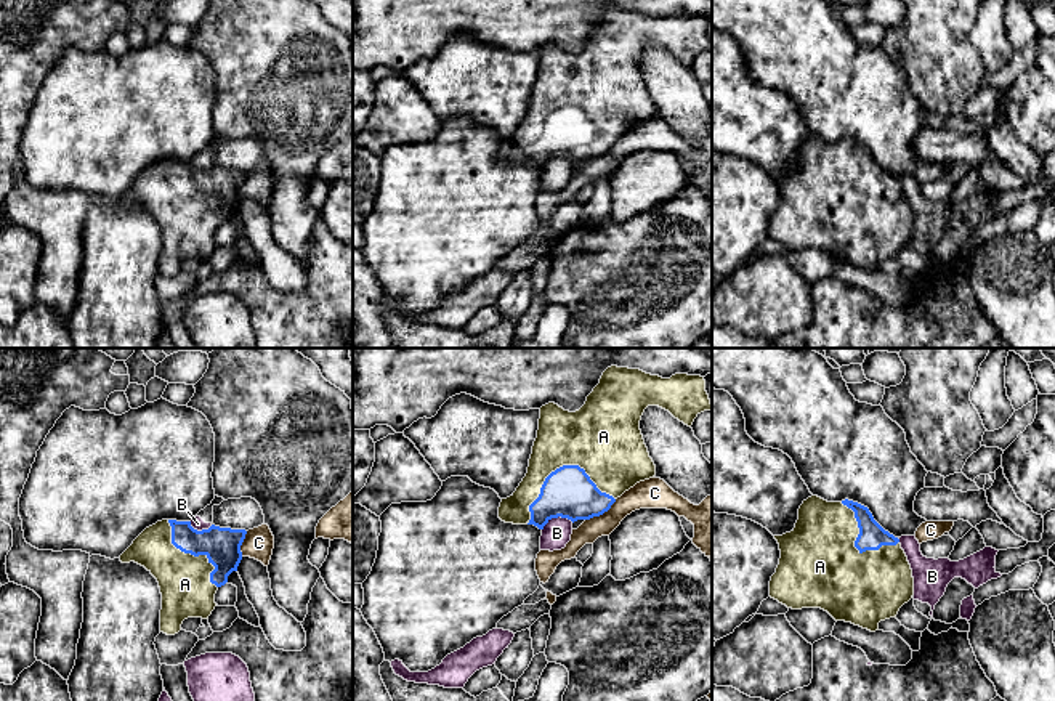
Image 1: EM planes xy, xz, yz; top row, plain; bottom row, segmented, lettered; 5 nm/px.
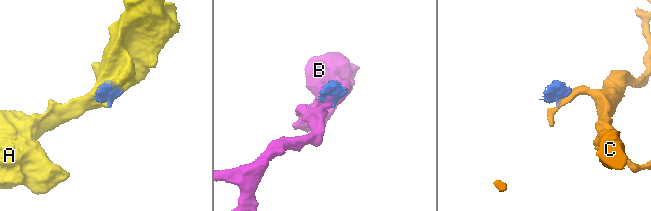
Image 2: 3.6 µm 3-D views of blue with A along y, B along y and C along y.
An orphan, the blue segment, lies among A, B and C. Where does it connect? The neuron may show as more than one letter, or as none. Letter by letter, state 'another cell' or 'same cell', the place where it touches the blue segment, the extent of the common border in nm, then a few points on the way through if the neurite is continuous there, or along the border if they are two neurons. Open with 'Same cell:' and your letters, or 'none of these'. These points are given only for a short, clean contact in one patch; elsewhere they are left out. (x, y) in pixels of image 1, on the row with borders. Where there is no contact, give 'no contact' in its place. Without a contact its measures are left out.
Same cell: A
A: same cell; contact xz (560, 467); length 460 nm
B: another cell; contact xz (557, 517); length 170 nm; border xz (573, 522), (553, 517), (542, 530)
C: another cell; contact xz (602, 514); length 190 nm; border xz (616, 499), (606, 510), (586, 520)

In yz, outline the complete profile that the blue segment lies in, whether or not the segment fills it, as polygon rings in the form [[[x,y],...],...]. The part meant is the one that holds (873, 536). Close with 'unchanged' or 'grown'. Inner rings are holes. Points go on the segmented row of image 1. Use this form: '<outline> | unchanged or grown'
[[[811,496],[798,509],[798,520],[790,533],[774,536],[781,558],[770,581],[770,597],[792,610],[821,608],[835,621],[851,622],[871,632],[879,622],[896,618],[899,608],[914,595],[914,577],[899,539],[885,531],[867,507],[853,502],[827,502]]] | grown

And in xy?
[[[162,520],[146,528],[120,555],[122,563],[144,566],[159,582],[162,594],[160,632],[175,635],[188,618],[208,619],[215,610],[215,594],[237,571],[242,560],[241,545],[245,529],[220,528],[197,531],[191,521]]] | grown

